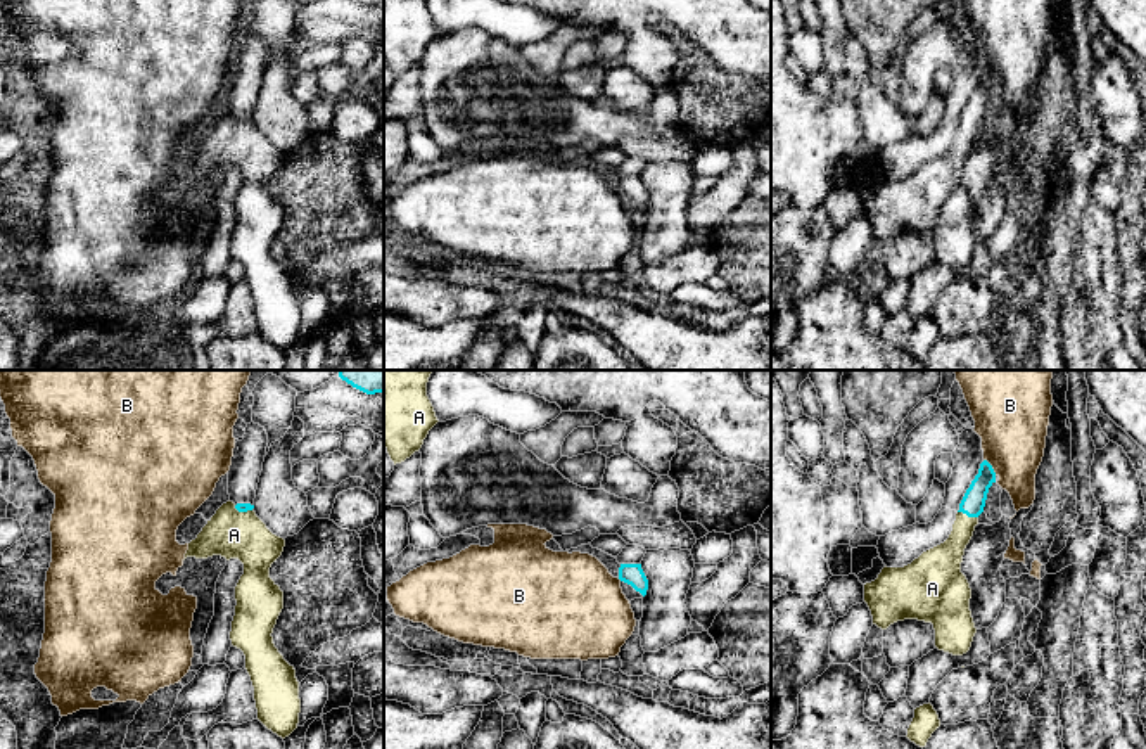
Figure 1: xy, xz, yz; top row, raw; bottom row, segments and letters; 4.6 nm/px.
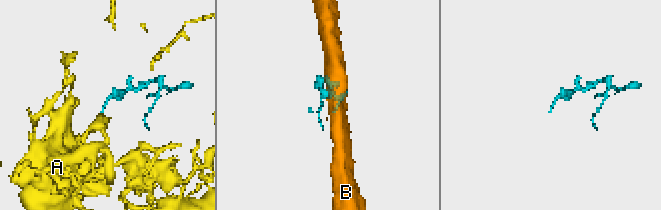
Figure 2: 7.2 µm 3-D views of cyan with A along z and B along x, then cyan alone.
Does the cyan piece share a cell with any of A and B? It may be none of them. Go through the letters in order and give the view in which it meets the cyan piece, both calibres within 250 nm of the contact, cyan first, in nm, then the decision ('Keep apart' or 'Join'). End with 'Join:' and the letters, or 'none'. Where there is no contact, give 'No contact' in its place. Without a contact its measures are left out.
A: Touches cyan in yz. Thickness 110 nm (cyan) against 170 nm. Join
B: Touches cyan in yz. Thickness 110 nm (cyan) against 320 nm. Keep apart
Join: A

